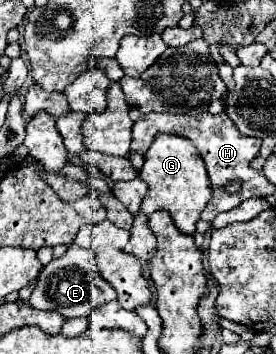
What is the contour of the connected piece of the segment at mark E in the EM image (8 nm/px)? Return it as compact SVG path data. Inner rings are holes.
M71 244L65 256L53 258L47 266L43 266L29 304L37 310L59 312L65 318L79 318L89 316L95 306L115 300L115 296L117 294L113 292L113 288L109 288L109 284L105 284L105 280L99 276L93 254L85 248L77 248L75 244Z

